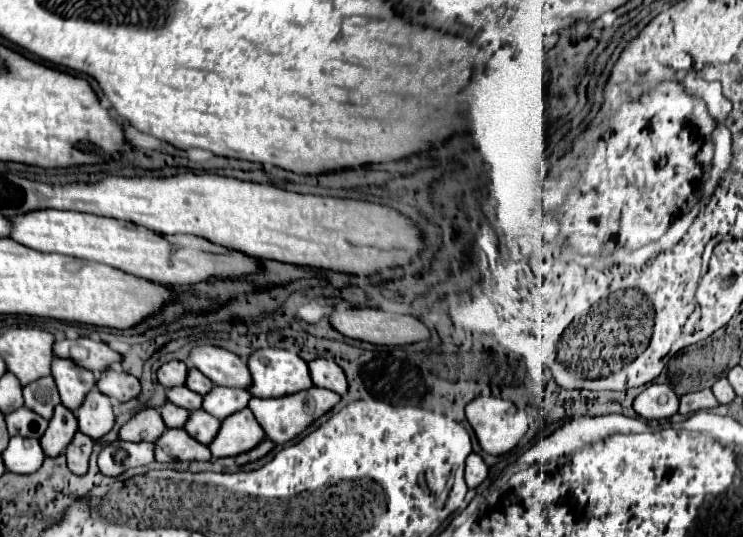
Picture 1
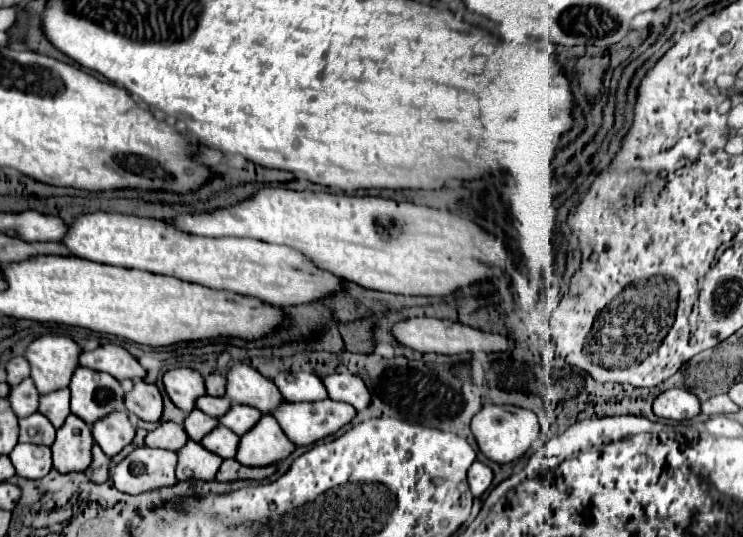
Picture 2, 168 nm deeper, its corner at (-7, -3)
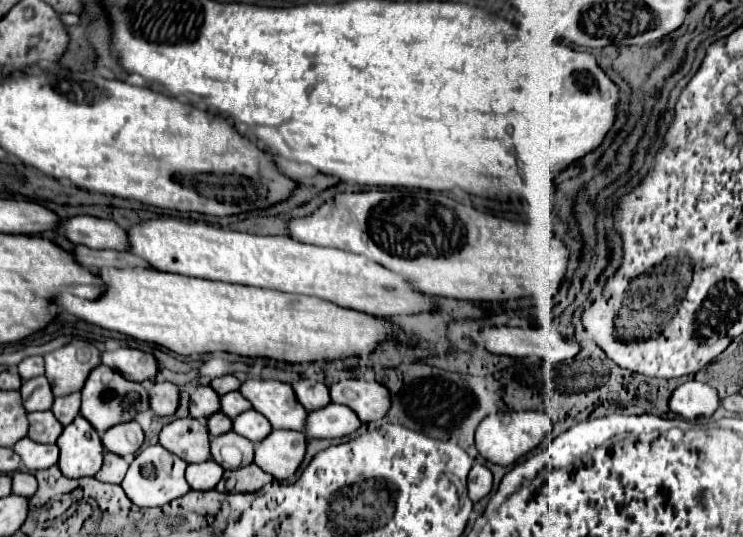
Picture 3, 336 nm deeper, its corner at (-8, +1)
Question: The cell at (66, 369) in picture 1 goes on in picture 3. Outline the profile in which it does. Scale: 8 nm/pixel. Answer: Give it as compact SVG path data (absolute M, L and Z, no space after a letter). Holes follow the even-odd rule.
M99 364L97 368L91 370L91 374L87 376L83 390L81 390L81 414L91 422L91 426L103 434L107 428L111 428L113 424L125 422L133 418L133 412L137 410L147 410L147 392L141 388L141 384L125 380L119 372Z

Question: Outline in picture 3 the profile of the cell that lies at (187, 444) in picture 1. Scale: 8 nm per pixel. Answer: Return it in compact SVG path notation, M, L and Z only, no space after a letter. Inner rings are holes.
M205 460L205 462L193 462L187 466L185 478L193 490L213 490L215 484L221 480L223 468L215 464L215 460Z

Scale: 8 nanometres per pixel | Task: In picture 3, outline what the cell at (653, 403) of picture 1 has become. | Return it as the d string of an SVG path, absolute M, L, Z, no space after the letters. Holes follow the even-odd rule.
M689 380L675 388L669 398L669 410L683 416L685 420L709 418L719 406L719 396L709 384Z

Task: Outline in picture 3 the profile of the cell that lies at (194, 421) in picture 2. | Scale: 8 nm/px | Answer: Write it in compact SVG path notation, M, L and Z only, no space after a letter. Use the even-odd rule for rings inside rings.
M215 412L207 418L207 430L211 436L219 436L221 432L229 432L231 430L231 418L223 416L221 412Z

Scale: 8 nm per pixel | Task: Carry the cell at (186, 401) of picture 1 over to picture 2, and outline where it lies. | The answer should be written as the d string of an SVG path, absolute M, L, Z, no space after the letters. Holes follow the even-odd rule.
M202 396L202 398L198 398L198 404L196 404L196 406L198 406L204 414L214 416L214 418L220 418L220 416L224 416L224 414L230 410L232 400L226 400L226 396L222 396L222 398Z

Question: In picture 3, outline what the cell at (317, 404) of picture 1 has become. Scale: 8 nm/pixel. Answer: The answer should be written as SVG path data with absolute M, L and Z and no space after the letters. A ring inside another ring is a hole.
M329 402L323 408L307 412L303 434L307 438L343 438L355 432L359 426L361 420L351 408Z

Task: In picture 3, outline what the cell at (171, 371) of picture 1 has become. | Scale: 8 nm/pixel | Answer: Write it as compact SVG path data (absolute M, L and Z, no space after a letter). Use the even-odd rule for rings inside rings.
M203 384L197 386L197 390L191 394L189 400L189 412L193 418L207 418L219 412L219 396L213 392L211 386Z

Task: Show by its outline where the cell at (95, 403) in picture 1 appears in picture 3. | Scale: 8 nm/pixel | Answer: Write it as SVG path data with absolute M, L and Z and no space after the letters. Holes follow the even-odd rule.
M135 420L123 422L123 424L115 424L111 426L105 434L103 434L103 446L109 452L115 452L123 458L129 458L133 454L137 454L137 450L143 444L143 430Z

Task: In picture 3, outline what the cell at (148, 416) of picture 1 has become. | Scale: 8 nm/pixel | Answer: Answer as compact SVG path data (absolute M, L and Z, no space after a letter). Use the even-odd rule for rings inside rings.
M183 418L163 426L159 444L169 452L177 454L185 462L209 460L209 432L203 420Z

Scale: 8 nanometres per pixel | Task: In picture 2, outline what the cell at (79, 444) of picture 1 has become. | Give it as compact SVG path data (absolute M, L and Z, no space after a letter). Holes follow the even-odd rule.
M98 444L92 448L92 456L94 456L94 460L92 460L92 464L88 466L88 470L86 470L84 474L86 474L92 482L96 482L96 484L102 484L102 482L110 480L112 458L106 456Z

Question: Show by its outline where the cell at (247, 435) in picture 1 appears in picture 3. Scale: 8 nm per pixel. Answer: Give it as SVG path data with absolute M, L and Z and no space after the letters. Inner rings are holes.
M271 430L255 444L255 464L275 478L289 478L305 456L307 440L295 430Z

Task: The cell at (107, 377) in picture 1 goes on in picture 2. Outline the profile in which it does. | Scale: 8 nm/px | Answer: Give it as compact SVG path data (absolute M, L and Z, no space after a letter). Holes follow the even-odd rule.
M136 382L134 390L126 394L126 408L146 422L158 422L162 416L162 394L158 386Z

